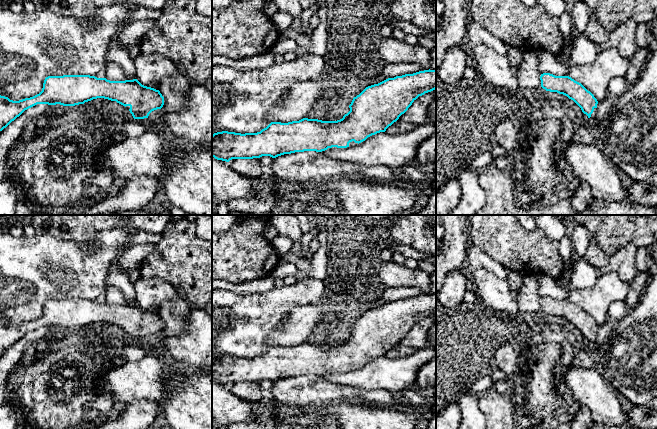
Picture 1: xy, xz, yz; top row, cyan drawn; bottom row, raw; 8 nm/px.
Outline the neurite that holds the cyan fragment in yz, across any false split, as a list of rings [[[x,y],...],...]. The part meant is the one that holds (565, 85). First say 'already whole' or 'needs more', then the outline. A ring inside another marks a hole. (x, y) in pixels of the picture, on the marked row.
needs more; [[[550,73],[541,74],[540,80],[543,89],[567,96],[588,116],[590,123],[593,122],[598,101],[581,83],[569,76],[555,76]]]

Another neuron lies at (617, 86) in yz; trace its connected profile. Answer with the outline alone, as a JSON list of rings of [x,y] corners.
[[[616,77],[609,82],[605,99],[597,104],[596,115],[593,122],[600,121],[610,109],[613,108],[613,102],[620,97],[629,87],[624,77]]]

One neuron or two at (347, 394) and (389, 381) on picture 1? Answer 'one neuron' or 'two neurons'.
two neurons

